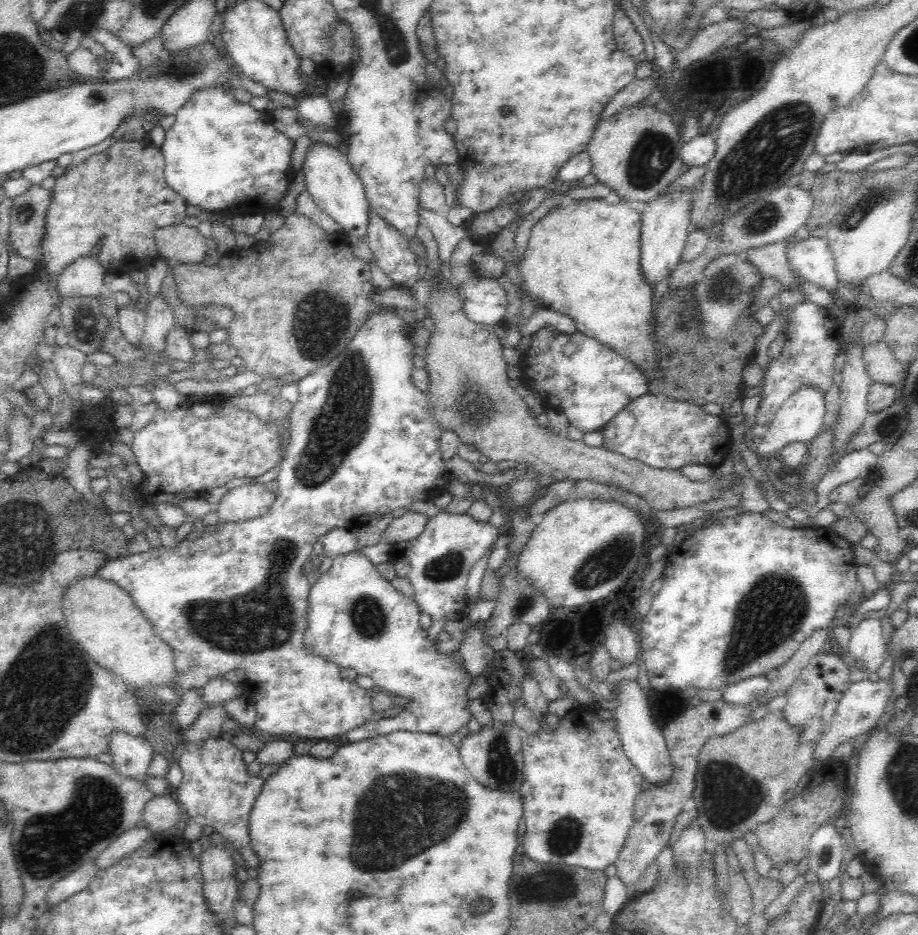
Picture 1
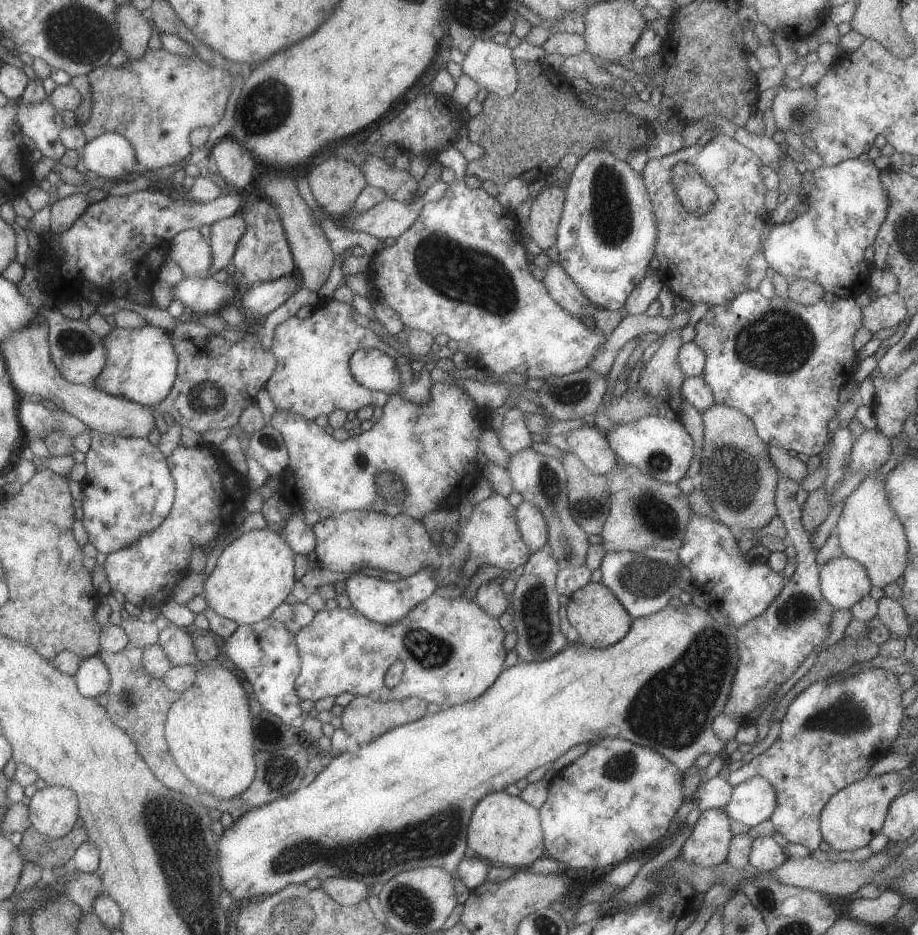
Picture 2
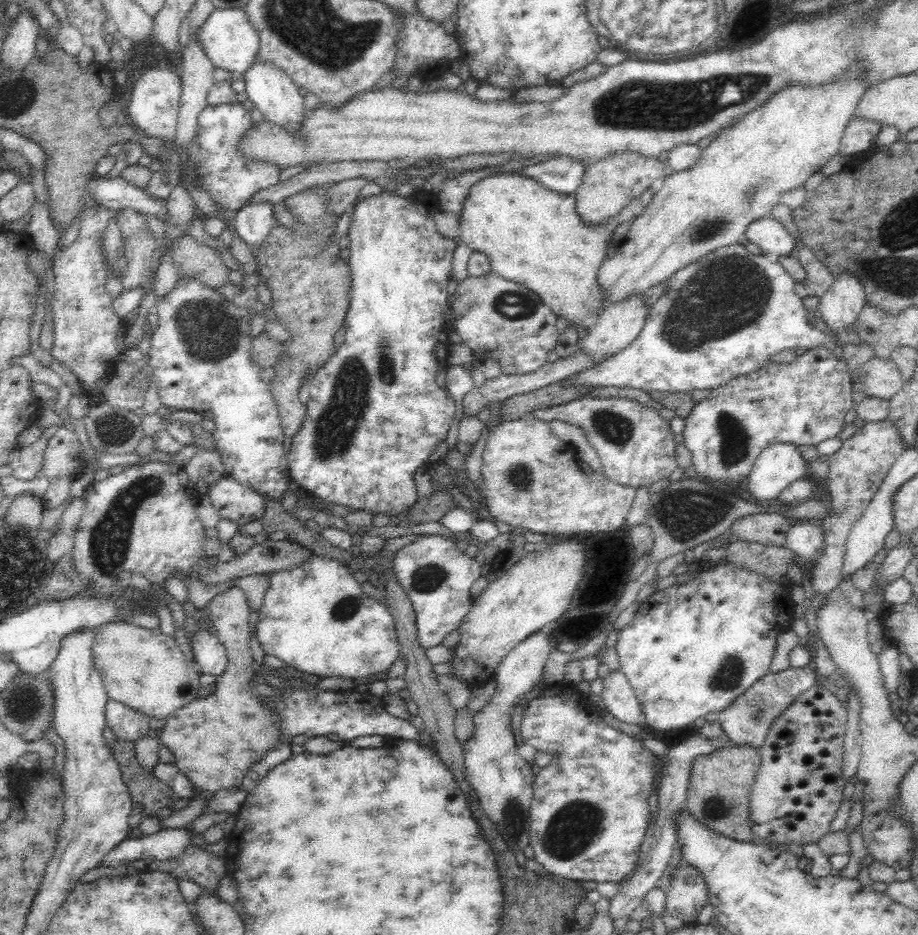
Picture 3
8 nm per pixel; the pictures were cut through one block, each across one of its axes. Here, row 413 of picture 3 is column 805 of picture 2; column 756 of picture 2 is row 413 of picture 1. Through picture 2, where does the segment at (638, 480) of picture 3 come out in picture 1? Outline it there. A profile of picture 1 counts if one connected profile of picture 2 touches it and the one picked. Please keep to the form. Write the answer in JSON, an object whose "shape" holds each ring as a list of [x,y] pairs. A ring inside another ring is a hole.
{"shape":[[[642,394],[628,402],[618,414],[614,414],[598,431],[602,433],[600,447],[622,454],[626,458],[636,459],[658,470],[678,470],[686,464],[704,464],[718,467],[730,455],[731,428],[718,414],[706,414],[701,406],[691,405],[678,399],[659,400],[657,395]]]}

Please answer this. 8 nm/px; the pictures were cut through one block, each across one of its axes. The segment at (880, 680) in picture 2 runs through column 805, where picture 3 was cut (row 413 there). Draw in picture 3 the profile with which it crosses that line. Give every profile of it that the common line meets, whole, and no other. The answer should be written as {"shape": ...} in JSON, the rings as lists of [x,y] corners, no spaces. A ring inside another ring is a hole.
{"shape":[[[819,347],[806,352],[792,364],[768,362],[764,368],[730,380],[728,384],[710,389],[709,394],[696,403],[683,418],[682,444],[690,452],[690,467],[686,476],[698,481],[710,482],[719,487],[735,488],[752,471],[754,461],[772,444],[810,446],[836,437],[846,423],[846,414],[853,408],[850,397],[852,381],[847,363],[836,359],[832,351]]]}

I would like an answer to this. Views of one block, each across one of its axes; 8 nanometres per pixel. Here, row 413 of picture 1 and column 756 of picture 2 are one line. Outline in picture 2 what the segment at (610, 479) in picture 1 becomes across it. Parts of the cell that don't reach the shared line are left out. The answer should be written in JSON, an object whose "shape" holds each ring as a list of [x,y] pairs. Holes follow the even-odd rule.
{"shape":[[[714,403],[700,412],[700,416],[703,442],[696,481],[711,504],[713,517],[731,530],[758,531],[777,514],[774,494],[779,474],[767,456],[766,444],[757,436],[753,423],[739,410]]]}

